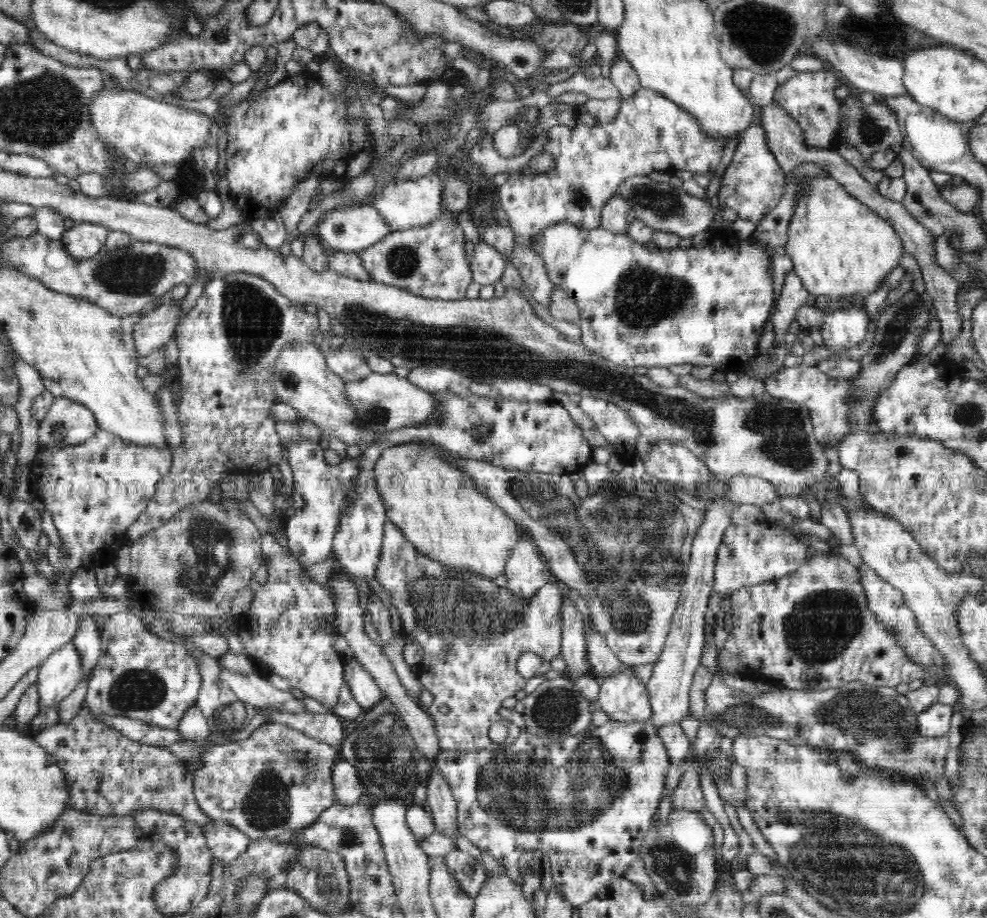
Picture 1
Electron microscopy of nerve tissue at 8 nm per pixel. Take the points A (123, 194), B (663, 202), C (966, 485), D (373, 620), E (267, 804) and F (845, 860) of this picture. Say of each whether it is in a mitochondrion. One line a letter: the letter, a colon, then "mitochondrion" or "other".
A: other
B: mitochondrion
C: other
D: other
E: mitochondrion
F: mitochondrion

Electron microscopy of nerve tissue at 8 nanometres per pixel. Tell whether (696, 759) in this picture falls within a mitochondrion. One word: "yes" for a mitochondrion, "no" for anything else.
no

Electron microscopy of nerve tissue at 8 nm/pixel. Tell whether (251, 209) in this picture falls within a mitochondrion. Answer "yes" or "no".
no

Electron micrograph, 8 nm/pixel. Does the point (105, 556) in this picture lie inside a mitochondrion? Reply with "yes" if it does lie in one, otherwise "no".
no

